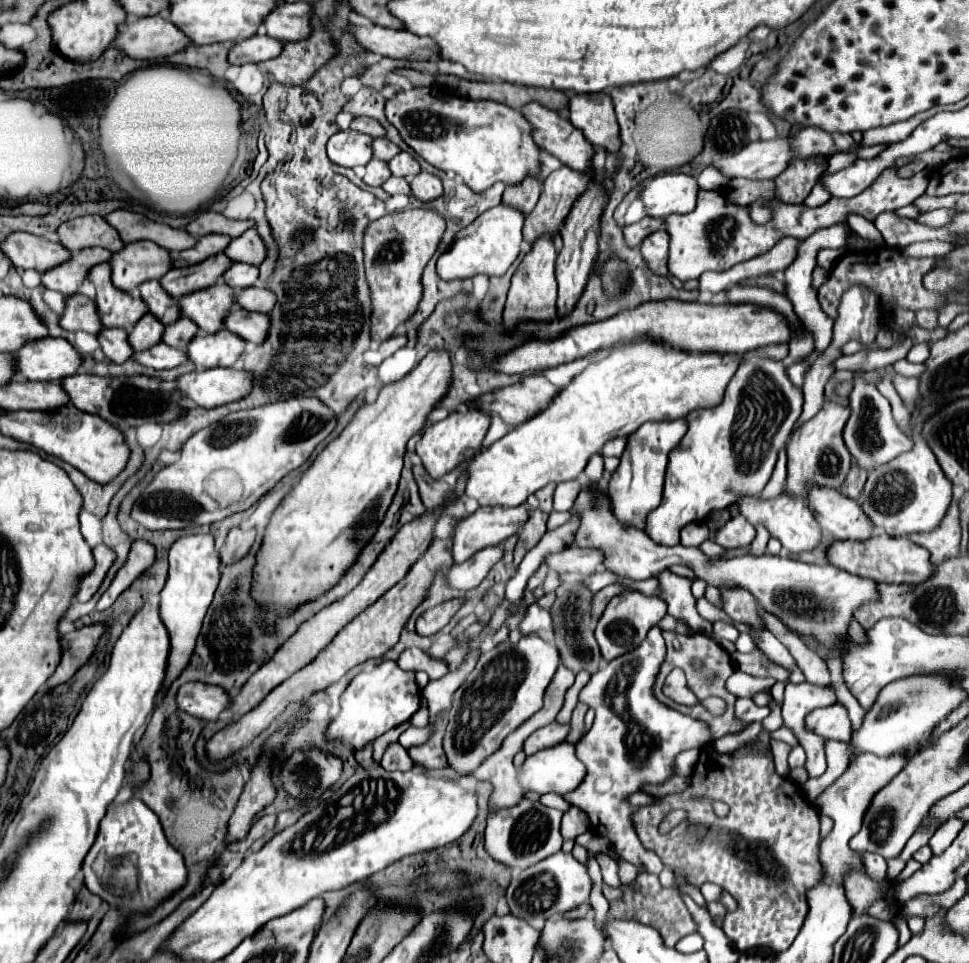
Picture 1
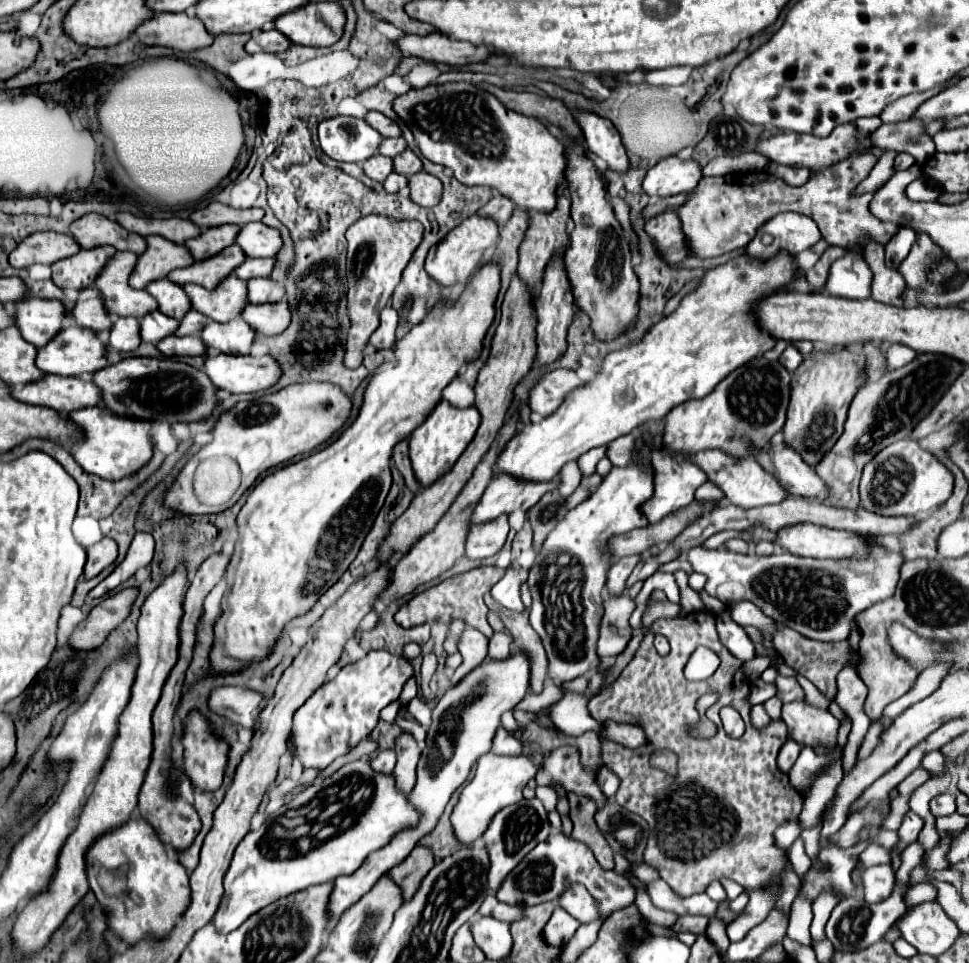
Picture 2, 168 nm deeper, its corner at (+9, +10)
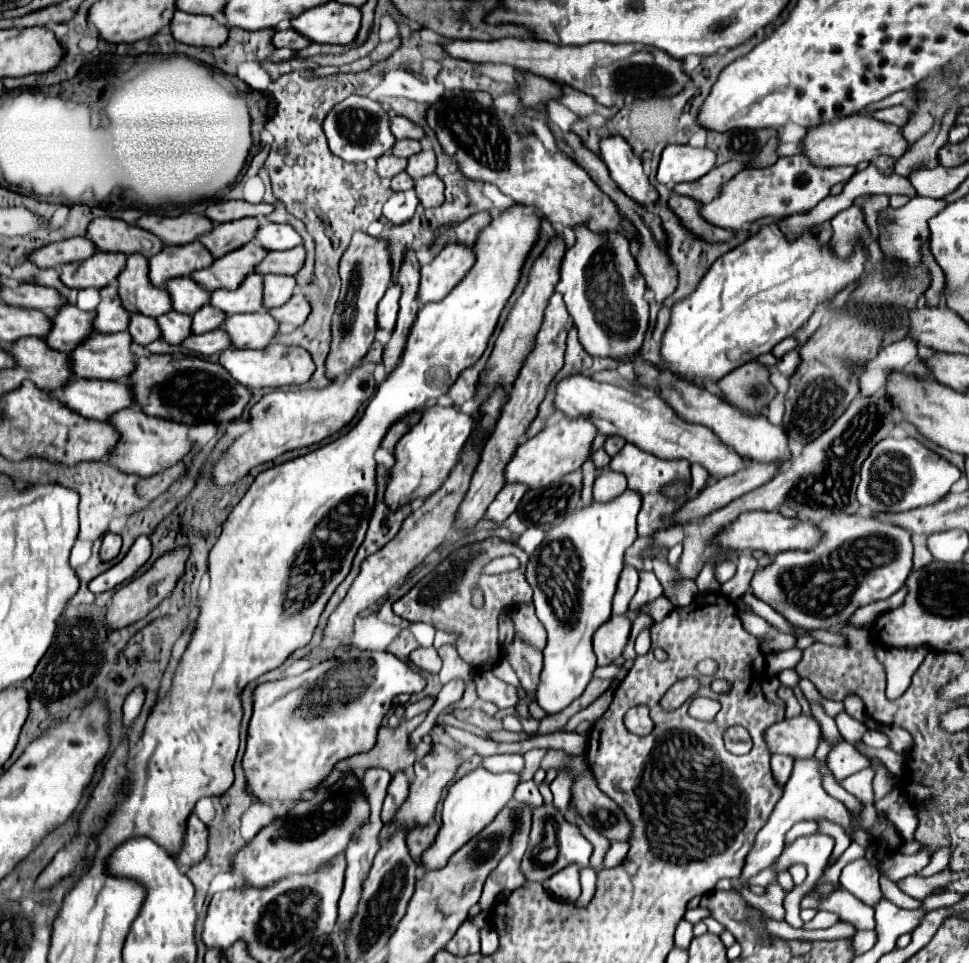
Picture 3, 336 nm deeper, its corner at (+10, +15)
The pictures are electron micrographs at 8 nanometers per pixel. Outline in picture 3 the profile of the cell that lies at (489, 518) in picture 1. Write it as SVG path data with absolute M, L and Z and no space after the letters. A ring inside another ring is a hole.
M561 418L557 424L541 430L535 438L521 444L511 462L505 468L505 484L525 484L527 488L543 488L555 480L561 480L565 474L571 474L581 468L589 456L591 442L597 430L587 418Z

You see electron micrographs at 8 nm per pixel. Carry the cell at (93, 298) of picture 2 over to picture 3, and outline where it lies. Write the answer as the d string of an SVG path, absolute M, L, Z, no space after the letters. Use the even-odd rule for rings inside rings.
M113 280L105 288L101 288L99 294L101 294L101 302L95 310L93 328L97 332L107 332L107 334L125 330L129 324L129 314L125 312L125 308L121 306L121 300L117 296L117 282Z

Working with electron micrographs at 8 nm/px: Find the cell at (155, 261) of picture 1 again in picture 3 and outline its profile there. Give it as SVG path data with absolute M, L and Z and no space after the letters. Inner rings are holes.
M201 242L185 246L165 246L163 252L149 258L149 280L155 286L163 286L177 276L189 276L189 272L207 268L213 262L209 250Z

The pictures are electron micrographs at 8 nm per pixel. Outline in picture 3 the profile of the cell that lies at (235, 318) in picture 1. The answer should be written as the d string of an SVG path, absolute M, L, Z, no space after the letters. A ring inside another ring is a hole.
M293 294L291 300L279 308L271 308L267 310L279 324L293 324L293 326L301 326L309 312L311 312L311 306L307 302L307 298L303 294Z

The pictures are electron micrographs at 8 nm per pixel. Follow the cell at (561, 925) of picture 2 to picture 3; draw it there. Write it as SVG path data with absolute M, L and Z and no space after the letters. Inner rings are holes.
M593 868L581 870L581 886L583 886L583 892L581 892L579 900L575 902L575 906L585 908L593 900L593 896L595 896L595 882L597 882L597 874L595 874Z

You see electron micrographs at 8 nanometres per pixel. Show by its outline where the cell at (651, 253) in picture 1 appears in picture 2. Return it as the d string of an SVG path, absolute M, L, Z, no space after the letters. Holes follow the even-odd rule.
M664 211L658 217L652 217L646 223L646 233L656 241L660 255L668 263L680 263L692 257L676 211Z

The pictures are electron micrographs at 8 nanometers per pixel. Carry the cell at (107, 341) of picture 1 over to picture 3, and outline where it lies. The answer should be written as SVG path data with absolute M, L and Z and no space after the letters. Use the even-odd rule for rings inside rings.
M133 314L127 330L129 330L133 342L141 344L141 346L147 346L159 338L159 326L157 326L155 318L149 318L143 314Z

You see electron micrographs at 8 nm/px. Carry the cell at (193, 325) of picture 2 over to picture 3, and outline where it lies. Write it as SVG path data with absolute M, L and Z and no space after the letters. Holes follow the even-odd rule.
M205 304L201 310L197 310L193 314L193 324L191 324L191 332L193 334L203 334L203 332L211 332L215 328L219 328L225 320L225 314L219 312L217 308L213 308L211 304Z

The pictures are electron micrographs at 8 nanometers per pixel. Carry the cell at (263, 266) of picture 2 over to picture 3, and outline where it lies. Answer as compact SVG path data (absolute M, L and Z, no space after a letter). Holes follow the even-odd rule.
M291 248L283 252L269 252L263 262L255 266L257 274L289 274L293 276L305 260L305 248Z

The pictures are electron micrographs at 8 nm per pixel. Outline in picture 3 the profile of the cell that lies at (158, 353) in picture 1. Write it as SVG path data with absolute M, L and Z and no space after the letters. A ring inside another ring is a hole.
M211 330L207 334L187 336L187 340L183 340L181 346L185 350L191 350L191 352L197 352L197 354L203 354L203 356L211 356L211 354L219 354L227 346L231 346L231 340L229 340L227 332Z

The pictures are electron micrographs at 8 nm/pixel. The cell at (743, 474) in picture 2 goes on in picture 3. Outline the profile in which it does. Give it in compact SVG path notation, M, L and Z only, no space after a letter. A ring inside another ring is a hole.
M565 376L557 384L553 406L567 418L587 416L601 434L619 436L657 458L701 464L715 478L727 478L747 468L747 462L729 446L725 446L715 436L715 432L711 432L711 428L679 418L661 396L643 398L641 394L633 394L625 388L597 382L591 376Z

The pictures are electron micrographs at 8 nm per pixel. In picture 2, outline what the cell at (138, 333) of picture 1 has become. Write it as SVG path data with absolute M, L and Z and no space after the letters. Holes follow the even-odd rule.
M152 311L148 313L146 317L140 319L140 335L142 335L142 341L146 343L160 343L162 339L174 335L174 331L178 329L178 321L160 313L160 311Z

